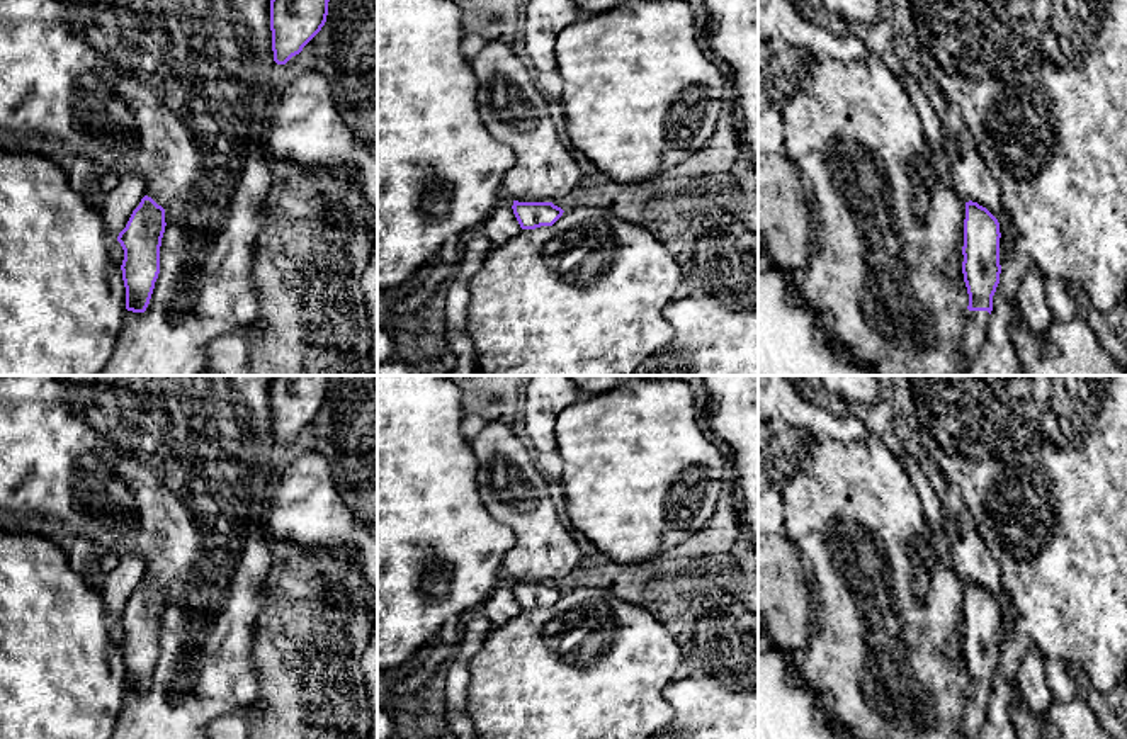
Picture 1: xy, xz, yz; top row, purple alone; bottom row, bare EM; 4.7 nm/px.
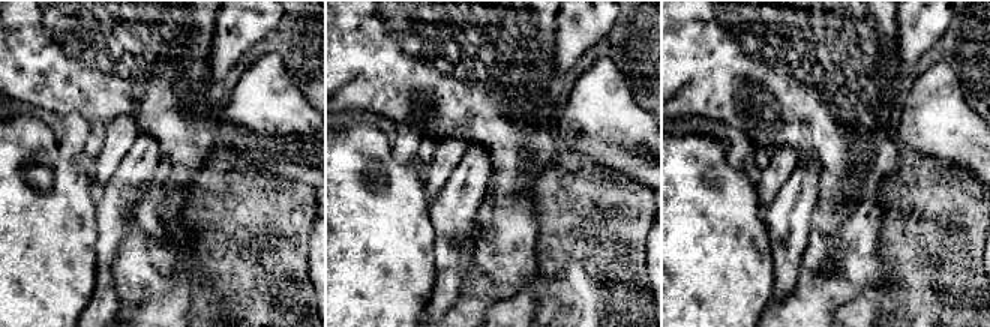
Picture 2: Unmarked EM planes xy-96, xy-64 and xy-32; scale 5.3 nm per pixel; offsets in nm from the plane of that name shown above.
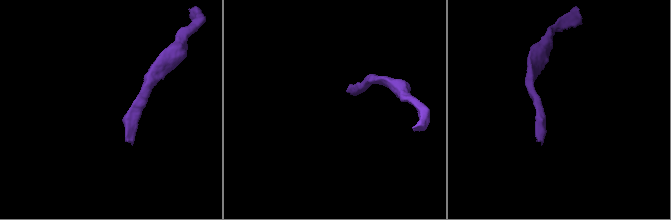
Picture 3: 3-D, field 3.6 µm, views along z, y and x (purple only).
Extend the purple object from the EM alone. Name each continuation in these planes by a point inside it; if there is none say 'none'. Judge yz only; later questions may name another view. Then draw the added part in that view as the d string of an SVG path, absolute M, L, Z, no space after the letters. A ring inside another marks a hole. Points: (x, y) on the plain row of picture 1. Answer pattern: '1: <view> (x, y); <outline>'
1: yz (976, 702); M966 691L962 712L962 732L966 739L974 739L986 720L986 708L989 702L988 691Z

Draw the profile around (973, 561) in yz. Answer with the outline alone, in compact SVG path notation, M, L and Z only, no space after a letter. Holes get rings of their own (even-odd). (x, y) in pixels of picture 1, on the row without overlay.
M962 506L952 520L957 532L952 540L954 569L964 583L977 583L986 588L1000 603L1000 646L1013 623L1008 596L1001 584L1001 571L983 537L976 532L974 520Z

